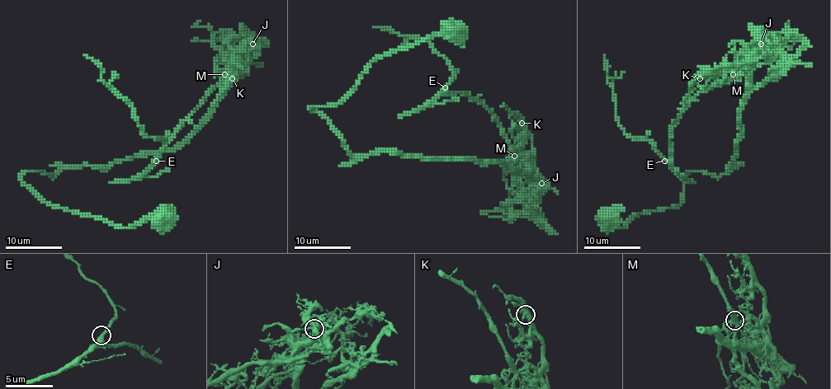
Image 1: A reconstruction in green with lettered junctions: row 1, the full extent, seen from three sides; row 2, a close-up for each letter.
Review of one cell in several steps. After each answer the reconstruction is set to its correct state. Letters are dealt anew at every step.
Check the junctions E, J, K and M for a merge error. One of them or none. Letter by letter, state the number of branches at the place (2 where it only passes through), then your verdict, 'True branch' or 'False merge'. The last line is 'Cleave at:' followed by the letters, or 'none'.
E: Branches: 4. True branch
J: Branches: 6. True branch
K: Branches: 4. True branch
M: Branches: 6. False merge
Cleave at: M

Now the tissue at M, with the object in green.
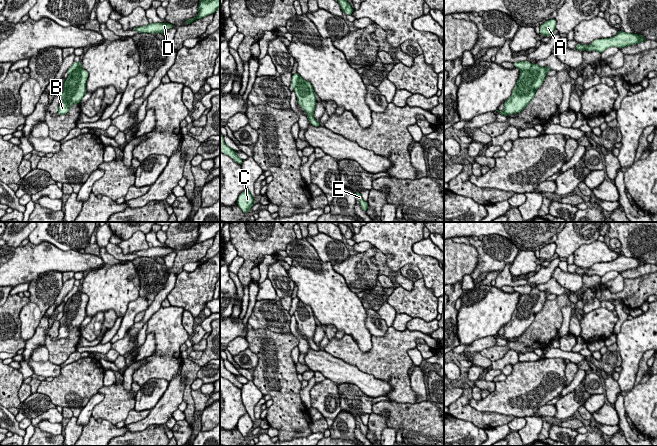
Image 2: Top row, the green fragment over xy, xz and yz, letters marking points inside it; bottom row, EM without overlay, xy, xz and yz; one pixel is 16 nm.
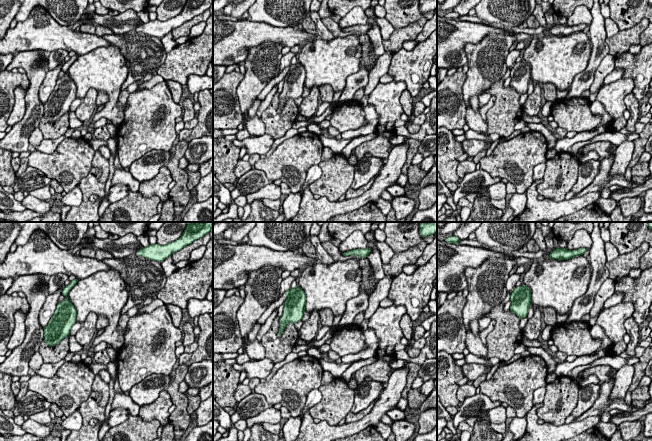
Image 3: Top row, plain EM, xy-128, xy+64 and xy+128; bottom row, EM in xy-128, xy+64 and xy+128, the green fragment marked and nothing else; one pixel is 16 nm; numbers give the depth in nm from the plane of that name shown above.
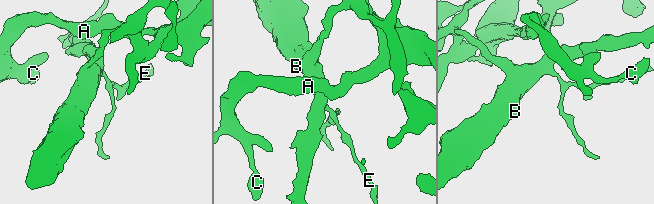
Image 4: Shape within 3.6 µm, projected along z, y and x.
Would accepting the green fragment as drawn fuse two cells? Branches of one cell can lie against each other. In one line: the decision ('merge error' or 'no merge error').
merge error

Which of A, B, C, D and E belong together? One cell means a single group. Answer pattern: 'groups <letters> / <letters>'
groups A C D / B E

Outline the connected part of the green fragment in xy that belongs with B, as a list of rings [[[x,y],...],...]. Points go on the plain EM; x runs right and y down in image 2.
[[[80,285],[77,292],[64,305],[63,316],[59,320],[58,339],[66,338],[72,329],[79,328],[87,316],[87,302],[88,296],[82,292]]]

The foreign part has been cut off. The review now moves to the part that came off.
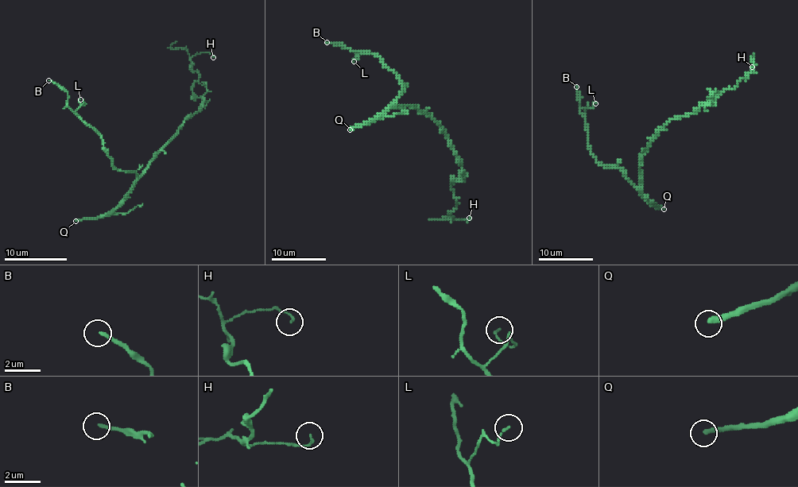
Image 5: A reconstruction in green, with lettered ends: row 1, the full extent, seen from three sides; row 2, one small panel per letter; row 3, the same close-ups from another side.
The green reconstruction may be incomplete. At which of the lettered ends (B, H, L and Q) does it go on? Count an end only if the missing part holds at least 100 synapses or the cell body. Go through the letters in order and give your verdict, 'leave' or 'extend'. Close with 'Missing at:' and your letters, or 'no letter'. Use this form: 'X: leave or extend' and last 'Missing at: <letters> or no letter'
B: leave
H: leave
L: leave
Q: extend
Missing at: Q

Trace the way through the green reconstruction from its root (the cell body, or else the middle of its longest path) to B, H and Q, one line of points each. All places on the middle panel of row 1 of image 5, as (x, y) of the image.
B: (416, 107), (396, 105), (396, 99), (403, 91), (403, 84), (377, 56), (327, 42)
H: (416, 107), (439, 125), (461, 167), (459, 176), (451, 182), (457, 205), (450, 220), (469, 218)
Q: (416, 107), (390, 106), (373, 120), (350, 129)

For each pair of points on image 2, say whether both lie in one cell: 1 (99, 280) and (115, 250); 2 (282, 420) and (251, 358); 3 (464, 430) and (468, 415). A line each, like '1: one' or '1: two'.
1: two
2: two
3: two

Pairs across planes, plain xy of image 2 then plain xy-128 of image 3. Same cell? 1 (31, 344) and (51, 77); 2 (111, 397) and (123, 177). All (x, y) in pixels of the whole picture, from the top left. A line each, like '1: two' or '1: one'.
1: two
2: two

